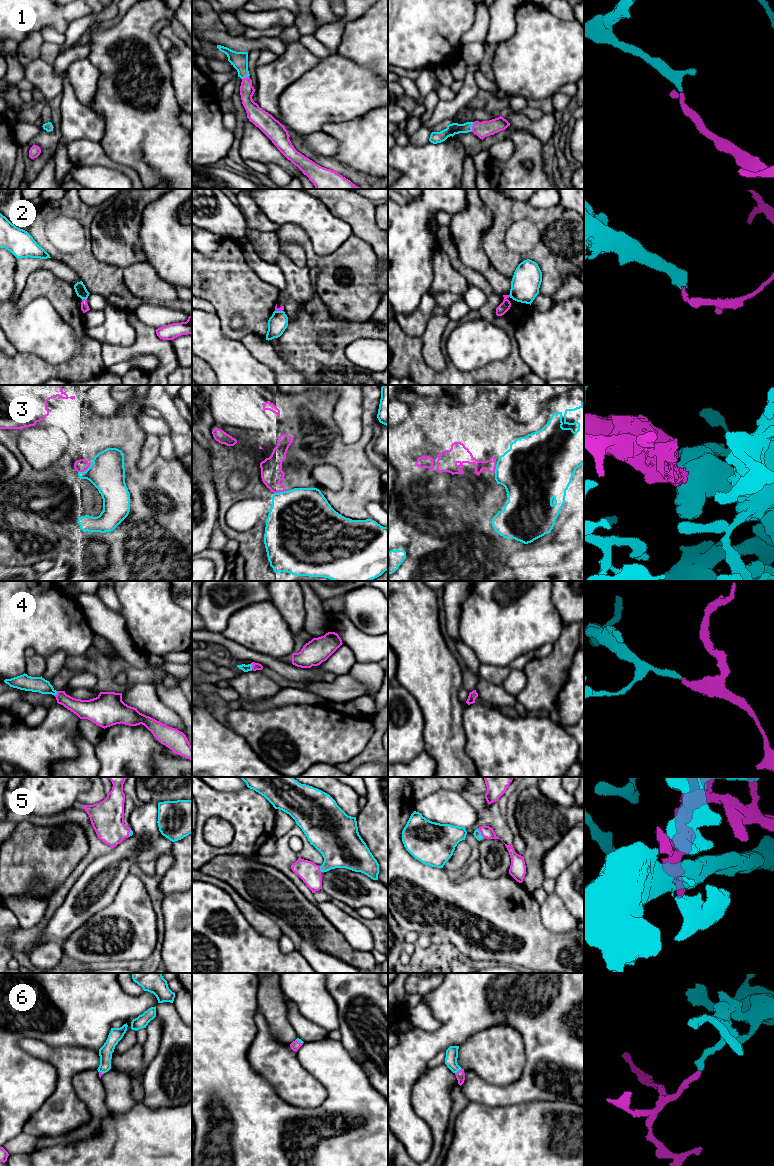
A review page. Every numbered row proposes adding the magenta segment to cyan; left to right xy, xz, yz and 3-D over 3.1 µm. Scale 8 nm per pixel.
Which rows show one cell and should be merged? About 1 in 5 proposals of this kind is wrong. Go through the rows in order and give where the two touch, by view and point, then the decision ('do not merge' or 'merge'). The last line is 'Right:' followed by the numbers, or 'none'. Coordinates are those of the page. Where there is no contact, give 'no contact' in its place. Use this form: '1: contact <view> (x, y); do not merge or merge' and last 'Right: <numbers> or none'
1: contact yz (471, 127); merge
2: contact xy (84, 298); do not merge
3: contact xy (86, 470); merge
4: contact xz (252, 665); merge
5: contact yz (480, 833); merge
6: contact yz (458, 1070); merge
Right: 1, 3, 4, 5, 6

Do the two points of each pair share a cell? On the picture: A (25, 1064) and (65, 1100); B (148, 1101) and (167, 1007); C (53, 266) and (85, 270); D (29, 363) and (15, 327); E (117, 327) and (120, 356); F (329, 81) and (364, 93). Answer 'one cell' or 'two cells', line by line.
A: two cells
B: one cell
C: two cells
D: two cells
E: two cells
F: one cell

